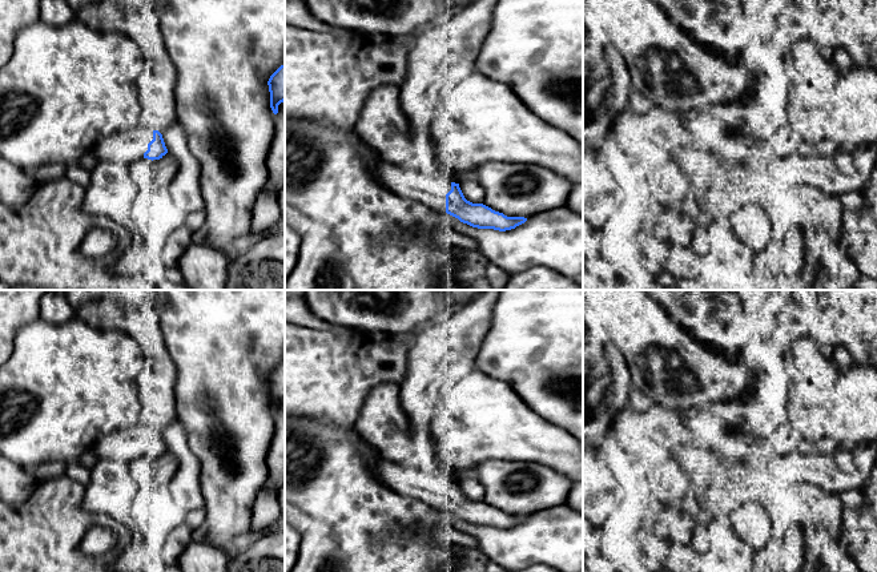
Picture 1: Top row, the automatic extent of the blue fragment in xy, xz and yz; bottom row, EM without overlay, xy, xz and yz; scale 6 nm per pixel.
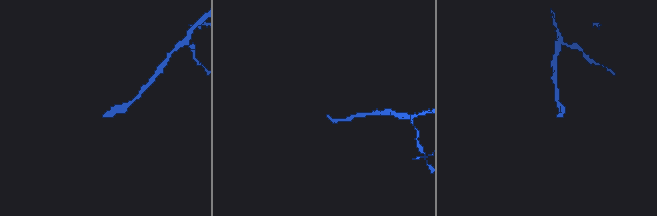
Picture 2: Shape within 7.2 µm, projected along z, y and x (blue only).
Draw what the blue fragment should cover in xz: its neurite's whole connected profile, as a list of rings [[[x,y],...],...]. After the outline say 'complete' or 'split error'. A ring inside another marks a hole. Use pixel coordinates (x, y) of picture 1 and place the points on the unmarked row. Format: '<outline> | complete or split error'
[[[365,444],[365,450],[377,478],[405,498],[447,511],[478,527],[506,529],[527,519],[524,515],[507,515],[483,501],[467,499],[459,482],[452,480],[448,475],[426,474],[418,468],[403,467],[382,458],[369,444]]] | split error

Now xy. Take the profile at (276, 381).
[[[285,362],[281,363],[267,379],[270,390],[270,406],[278,411],[278,403],[285,399]]] | complete

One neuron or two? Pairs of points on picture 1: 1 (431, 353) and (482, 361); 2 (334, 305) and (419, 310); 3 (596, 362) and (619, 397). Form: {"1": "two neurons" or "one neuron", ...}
{"1": "two neurons", "2": "one neuron", "3": "one neuron"}

